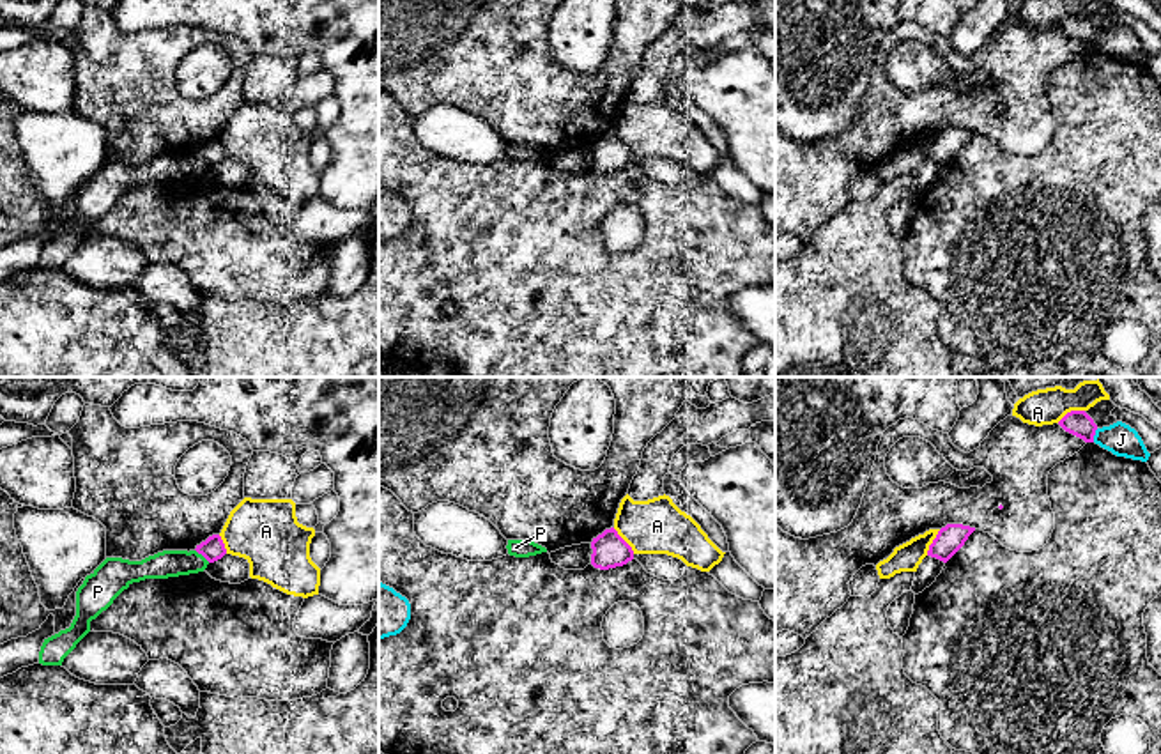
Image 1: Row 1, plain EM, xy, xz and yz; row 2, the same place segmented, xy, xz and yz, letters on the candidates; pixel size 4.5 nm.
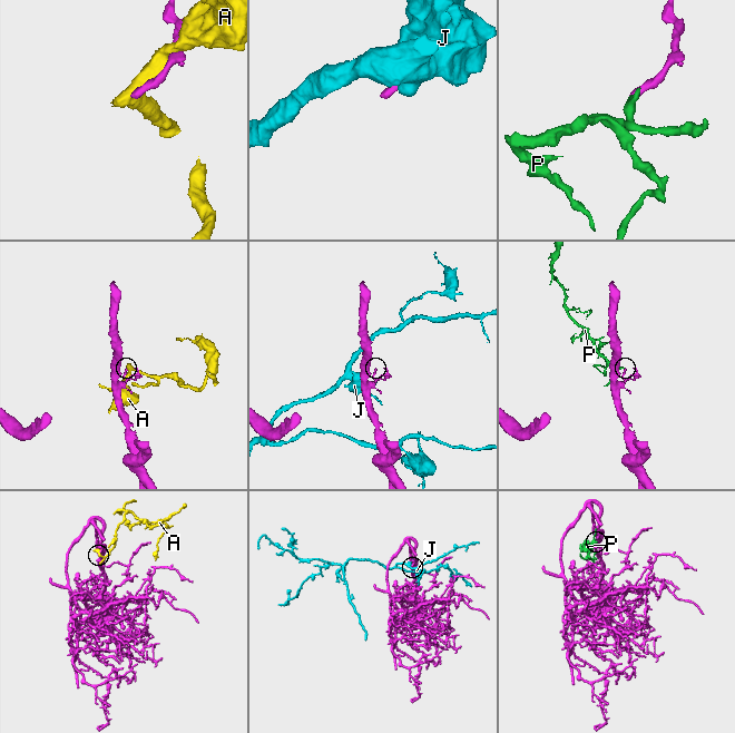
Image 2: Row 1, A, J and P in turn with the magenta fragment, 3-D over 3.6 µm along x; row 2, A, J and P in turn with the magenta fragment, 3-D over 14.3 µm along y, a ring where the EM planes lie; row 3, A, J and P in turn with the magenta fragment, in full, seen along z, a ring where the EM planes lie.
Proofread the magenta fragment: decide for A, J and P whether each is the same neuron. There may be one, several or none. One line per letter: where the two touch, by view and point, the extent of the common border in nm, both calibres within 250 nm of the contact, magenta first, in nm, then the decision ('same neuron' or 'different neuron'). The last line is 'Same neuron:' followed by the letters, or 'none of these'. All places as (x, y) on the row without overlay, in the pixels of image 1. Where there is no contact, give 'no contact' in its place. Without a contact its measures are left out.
A: yz (1069, 16) | 140 nm | 120/130 nm | different neuron
J: yz (1094, 38) | 70 nm | 120/150 nm | different neuron
P: xy (202, 158) | 90 nm | 110/130 nm | different neuron
Same neuron: none of these

